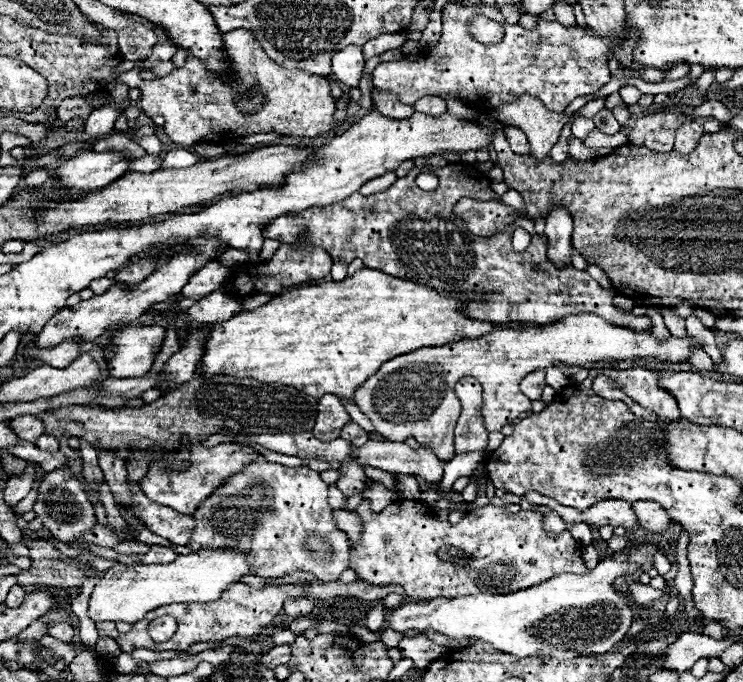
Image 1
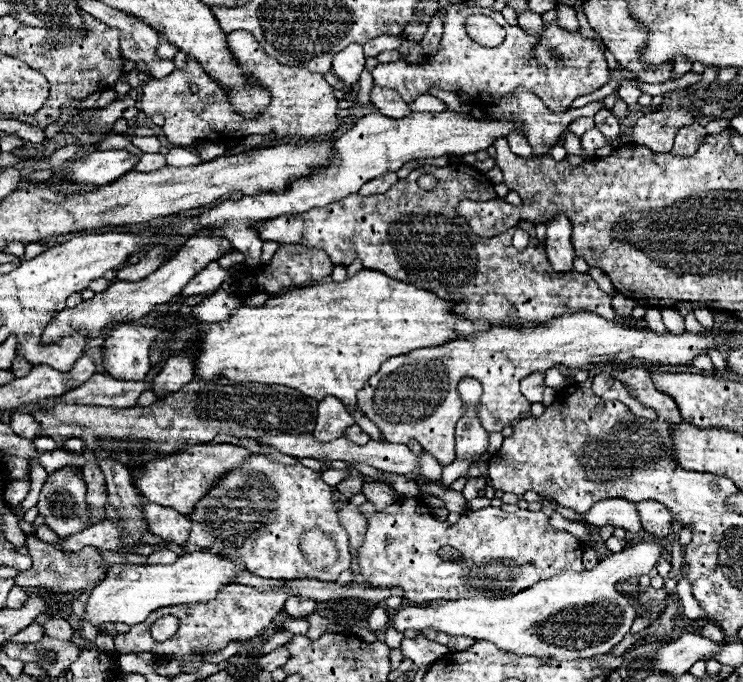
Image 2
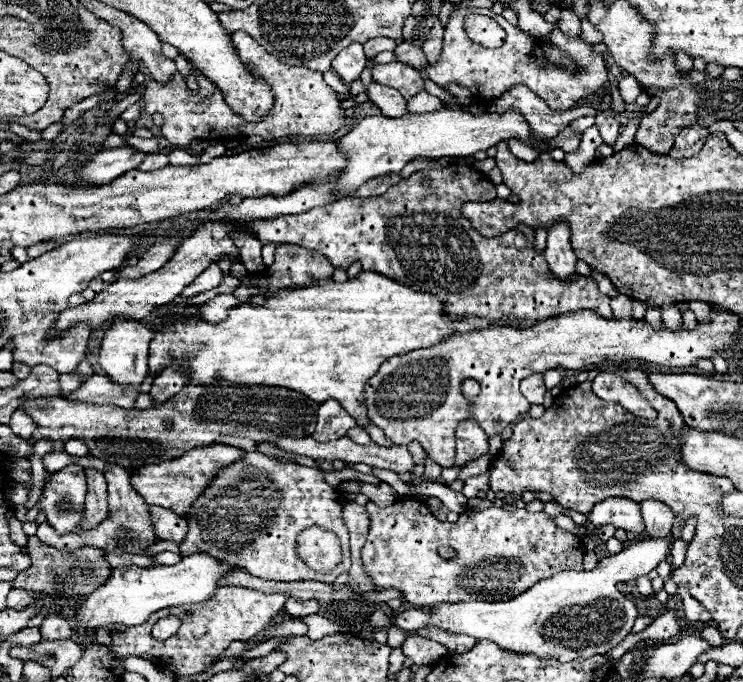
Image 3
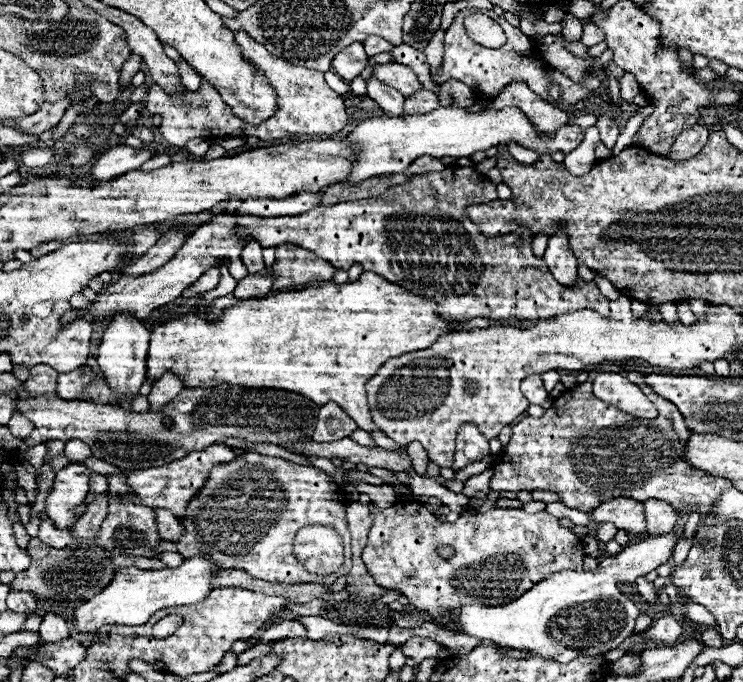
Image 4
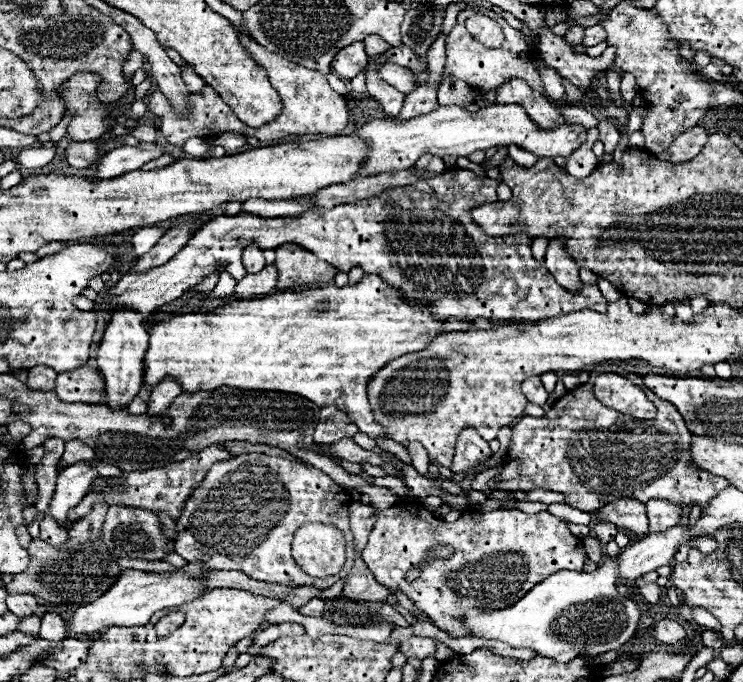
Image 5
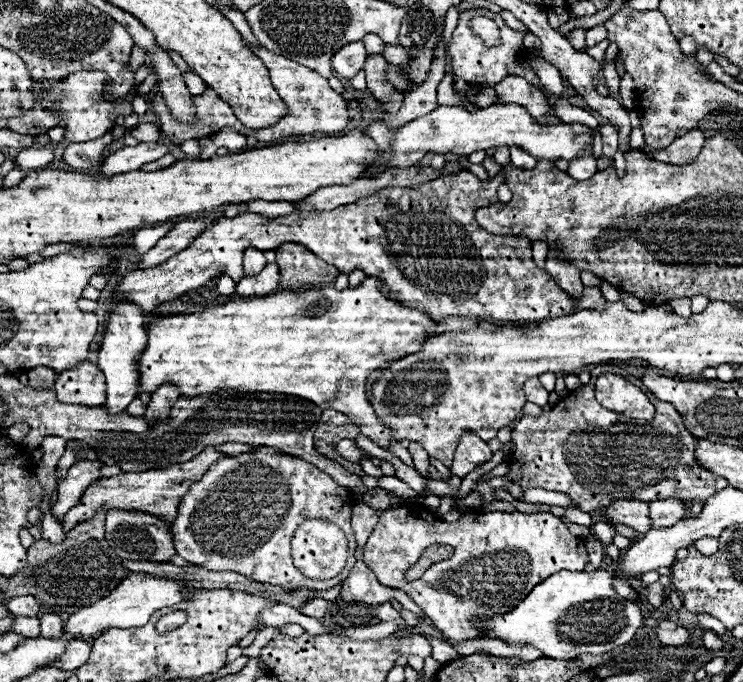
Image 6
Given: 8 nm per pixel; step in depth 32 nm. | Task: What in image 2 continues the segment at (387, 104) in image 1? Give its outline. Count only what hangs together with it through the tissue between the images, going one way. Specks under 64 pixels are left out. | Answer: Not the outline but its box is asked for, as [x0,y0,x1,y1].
[370,84,412,118]

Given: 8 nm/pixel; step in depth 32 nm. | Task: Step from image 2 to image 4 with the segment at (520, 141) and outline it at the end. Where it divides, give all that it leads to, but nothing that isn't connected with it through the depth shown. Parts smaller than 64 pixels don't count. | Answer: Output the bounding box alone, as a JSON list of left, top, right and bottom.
[508,144,539,166]

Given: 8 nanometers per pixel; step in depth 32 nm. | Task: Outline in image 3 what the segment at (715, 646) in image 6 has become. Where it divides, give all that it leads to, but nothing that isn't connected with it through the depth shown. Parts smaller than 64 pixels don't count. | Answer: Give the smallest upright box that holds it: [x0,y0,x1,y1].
[702,626,724,646]

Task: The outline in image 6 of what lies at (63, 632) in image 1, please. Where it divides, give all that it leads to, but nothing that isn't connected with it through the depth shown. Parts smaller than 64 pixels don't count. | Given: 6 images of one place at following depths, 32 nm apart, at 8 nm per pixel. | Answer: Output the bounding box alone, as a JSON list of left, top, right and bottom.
[40,614,62,638]

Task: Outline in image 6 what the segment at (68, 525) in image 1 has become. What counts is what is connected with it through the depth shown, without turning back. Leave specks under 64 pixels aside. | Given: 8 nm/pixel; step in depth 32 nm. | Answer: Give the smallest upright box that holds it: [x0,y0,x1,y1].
[52,460,104,518]

